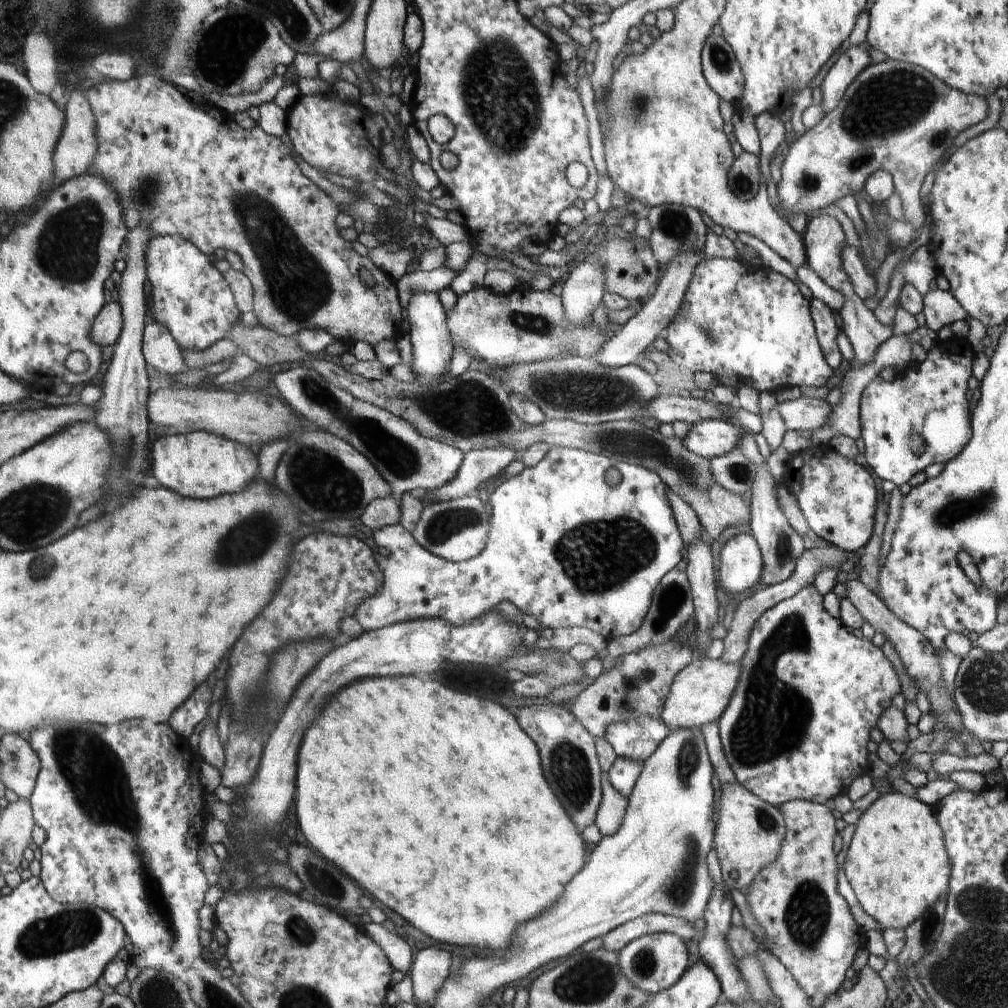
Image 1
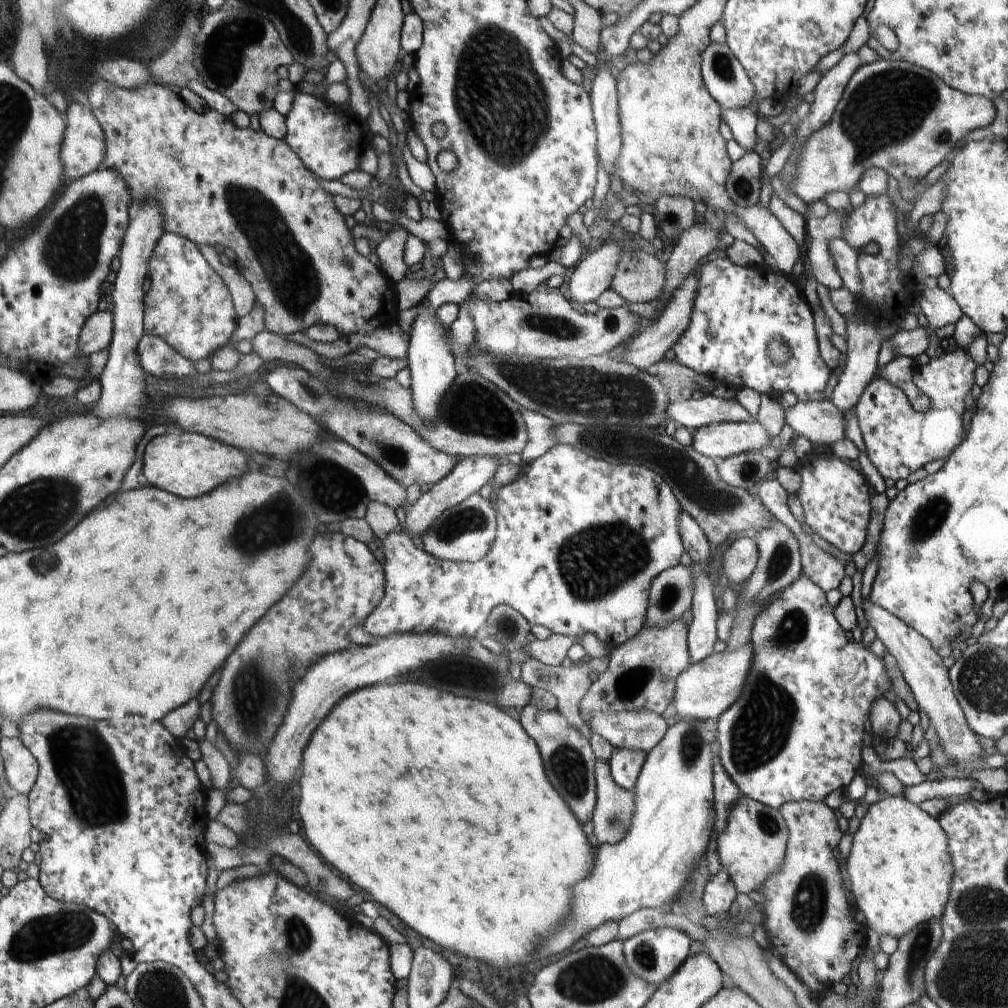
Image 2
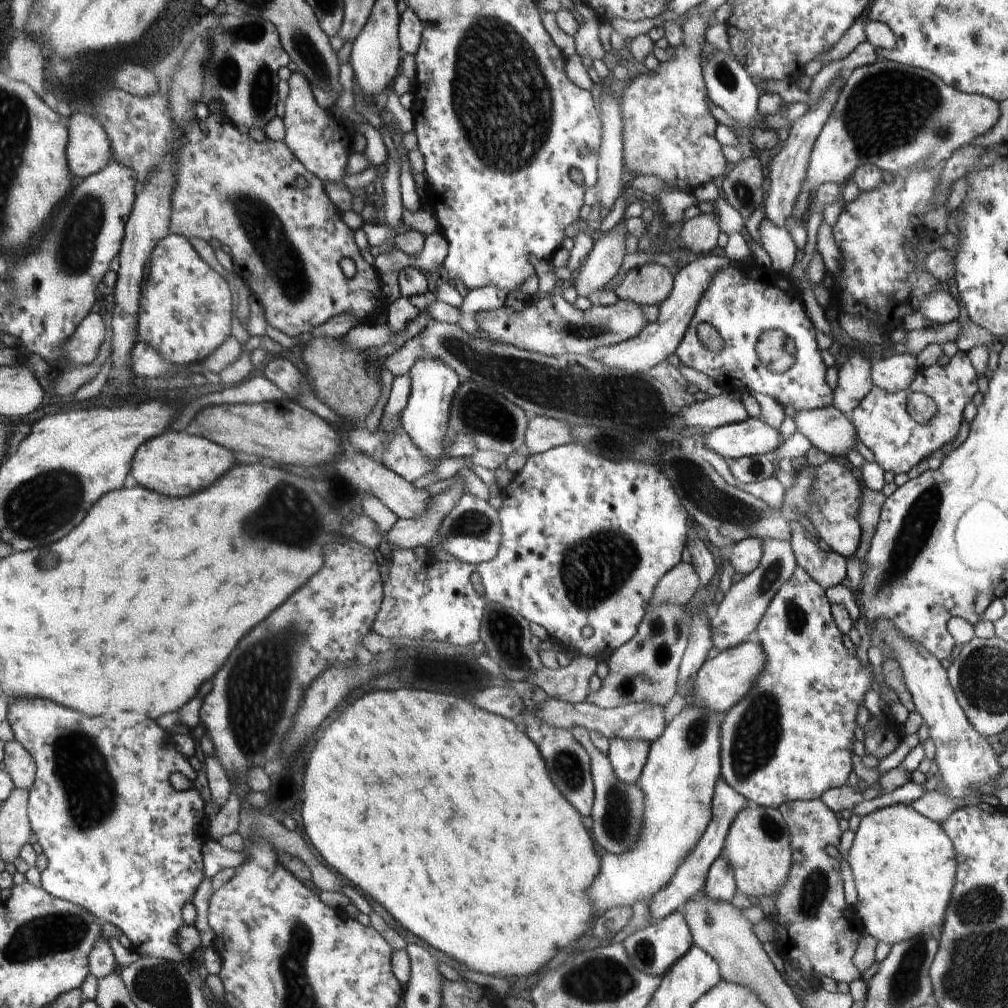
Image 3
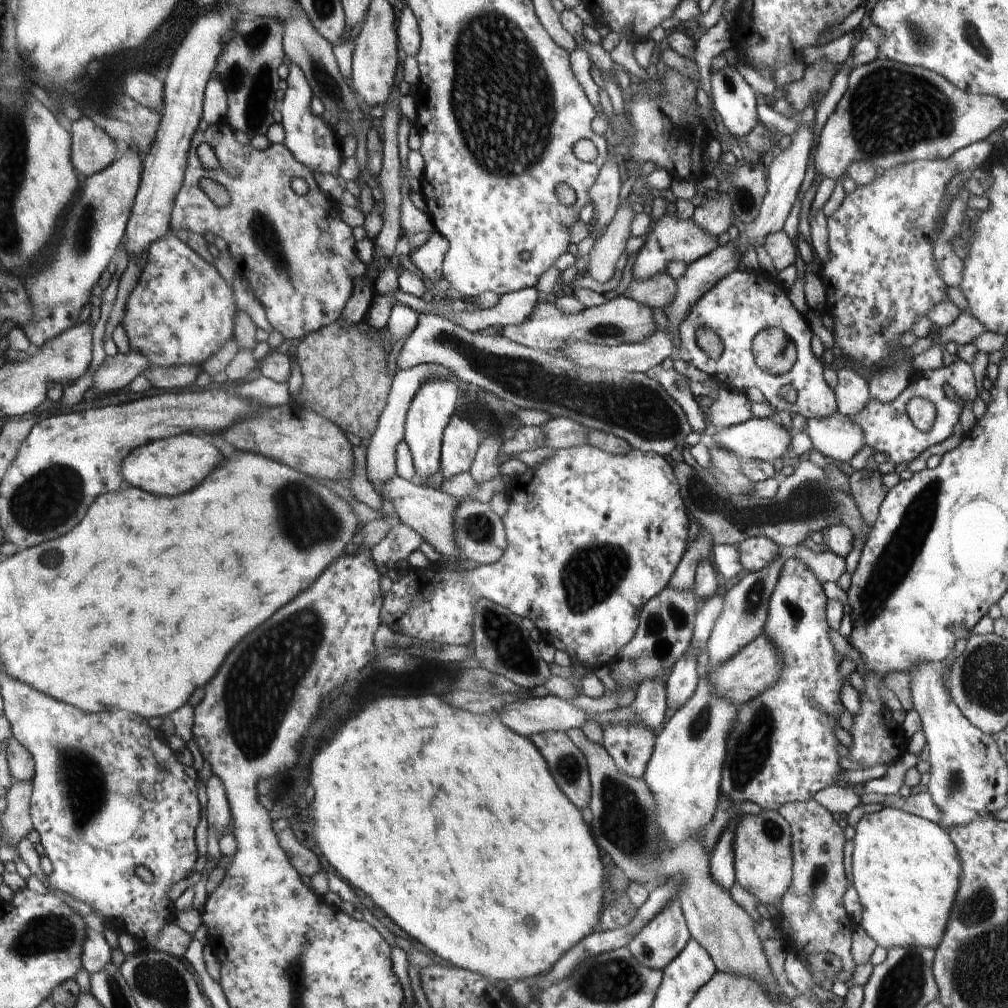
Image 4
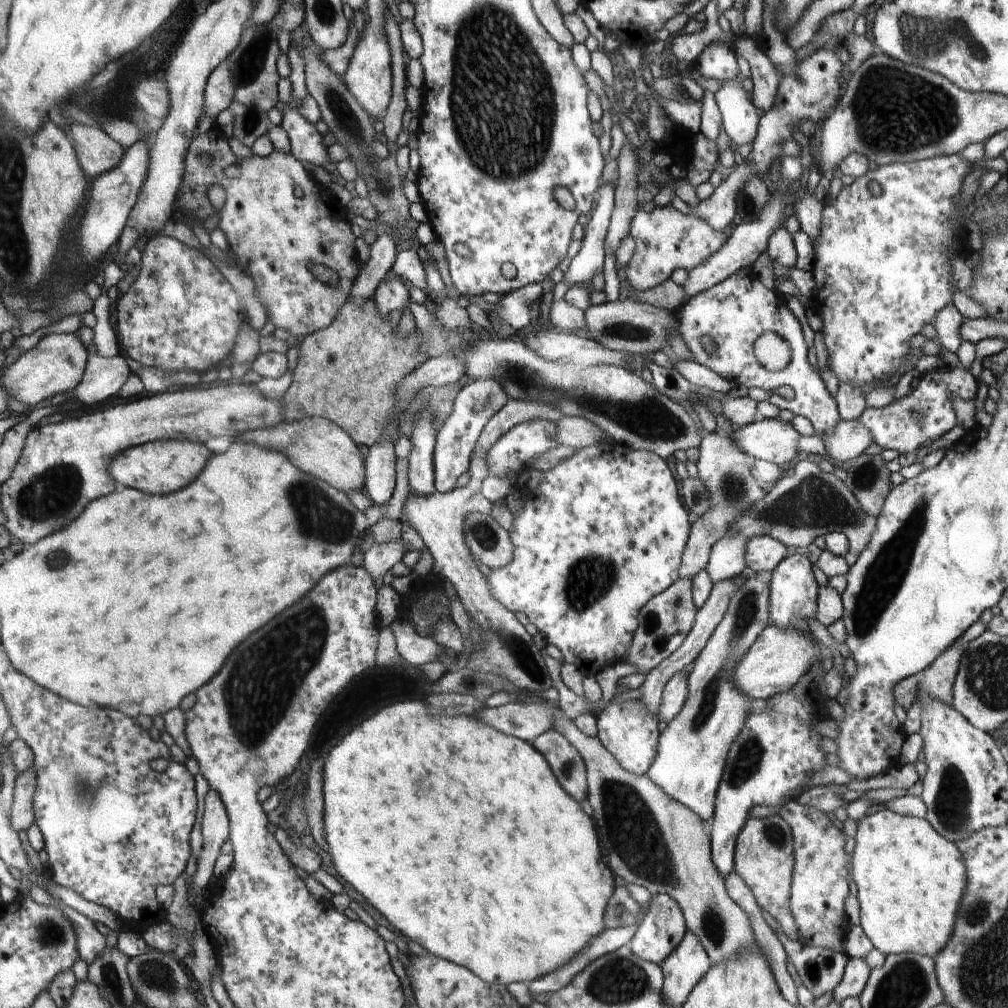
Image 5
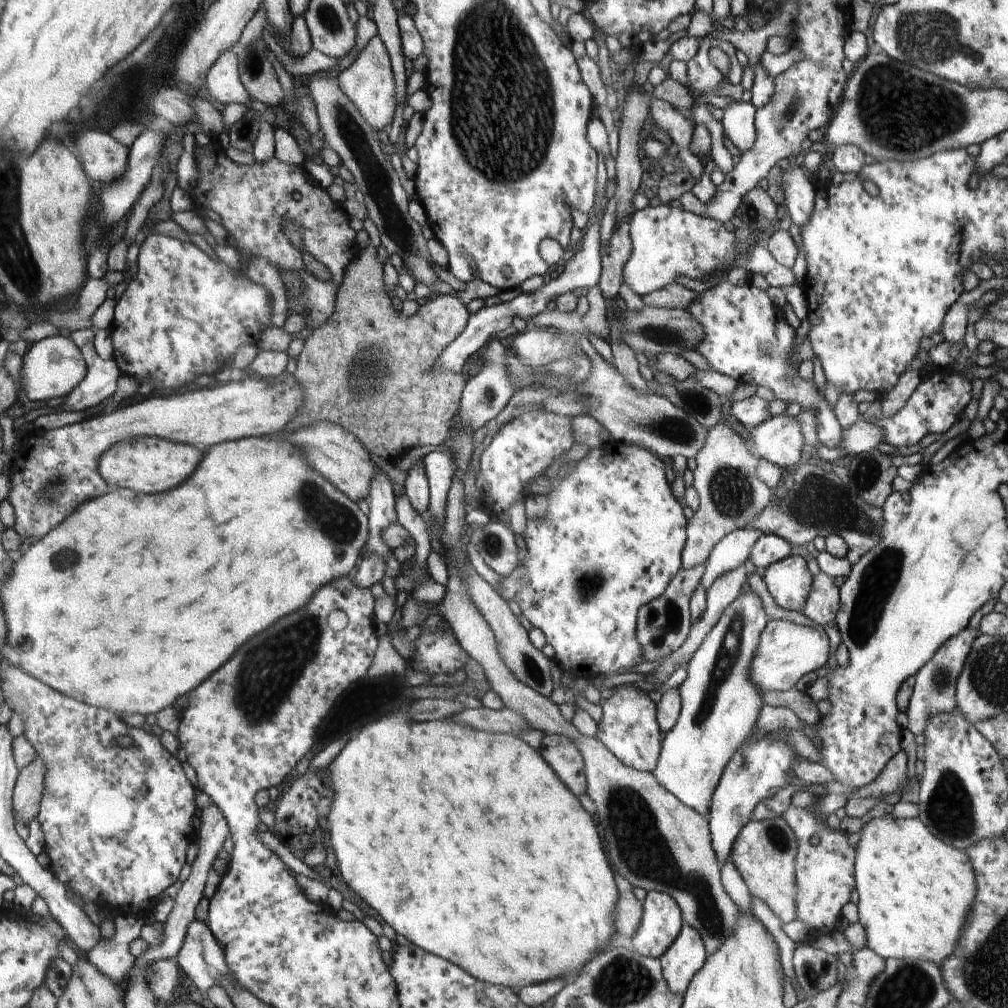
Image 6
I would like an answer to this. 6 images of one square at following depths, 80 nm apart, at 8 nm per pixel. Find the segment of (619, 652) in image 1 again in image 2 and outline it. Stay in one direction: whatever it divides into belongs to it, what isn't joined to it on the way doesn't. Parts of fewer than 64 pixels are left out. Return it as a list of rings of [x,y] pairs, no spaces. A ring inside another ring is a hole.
[[[674,566],[663,572],[649,594],[645,626],[664,628],[672,620],[680,620],[691,608],[694,595],[694,574],[690,566]],[[612,652],[606,654],[606,656],[602,656],[602,658],[593,658],[586,665],[581,664],[582,660],[580,660],[578,663],[574,664],[574,666],[546,666],[546,664],[543,664],[538,660],[528,658],[528,660],[521,662],[521,680],[522,682],[526,682],[528,686],[540,688],[550,692],[550,694],[554,694],[557,701],[557,710],[560,714],[567,717],[567,720],[574,728],[580,728],[580,734],[589,740],[592,737],[593,732],[590,731],[588,726],[581,725],[581,722],[573,714],[578,711],[580,700],[584,698],[585,692],[593,684],[590,674],[596,672],[596,674],[600,675],[603,672],[606,672],[606,668],[608,668],[608,664],[610,664],[611,654]]]

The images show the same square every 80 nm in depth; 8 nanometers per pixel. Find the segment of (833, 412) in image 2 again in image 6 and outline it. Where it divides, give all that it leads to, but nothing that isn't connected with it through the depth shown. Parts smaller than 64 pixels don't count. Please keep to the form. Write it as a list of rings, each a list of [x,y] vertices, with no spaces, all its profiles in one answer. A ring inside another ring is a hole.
[[[860,420],[843,430],[842,442],[836,448],[844,450],[848,457],[853,457],[878,446],[882,442],[882,436],[884,434],[878,430],[878,426]]]

